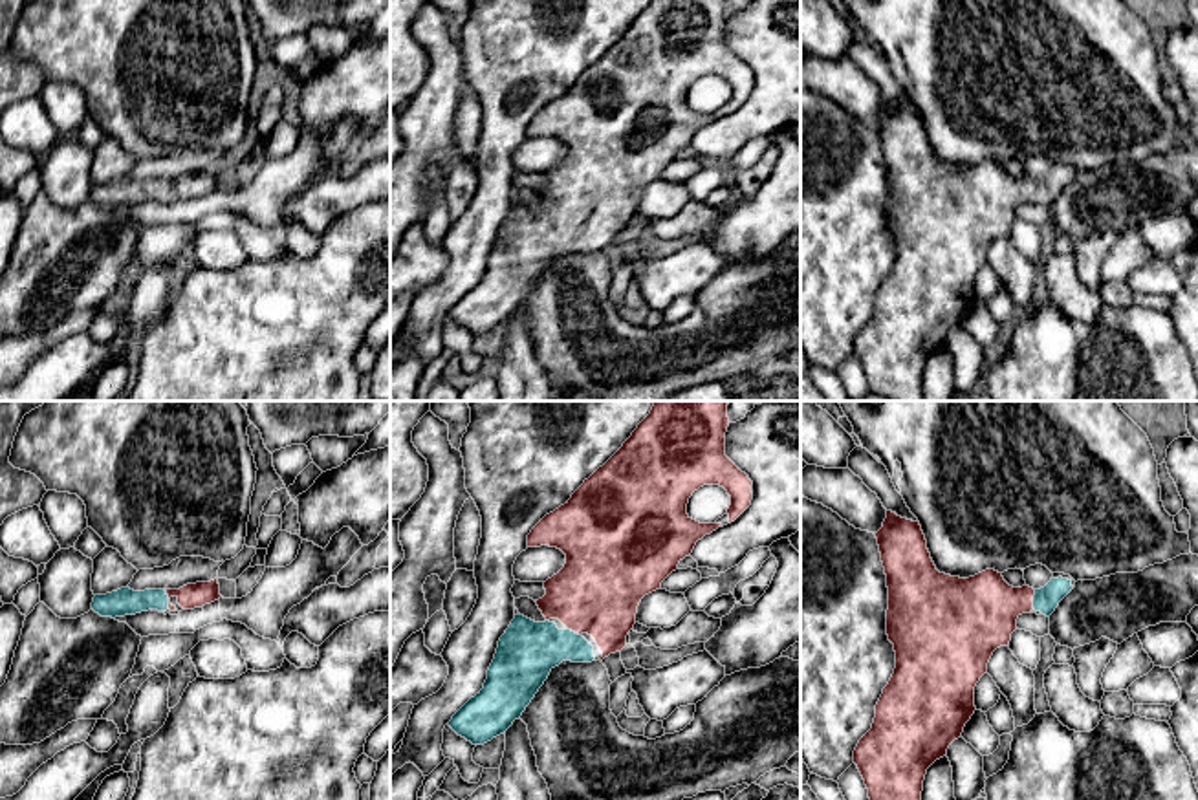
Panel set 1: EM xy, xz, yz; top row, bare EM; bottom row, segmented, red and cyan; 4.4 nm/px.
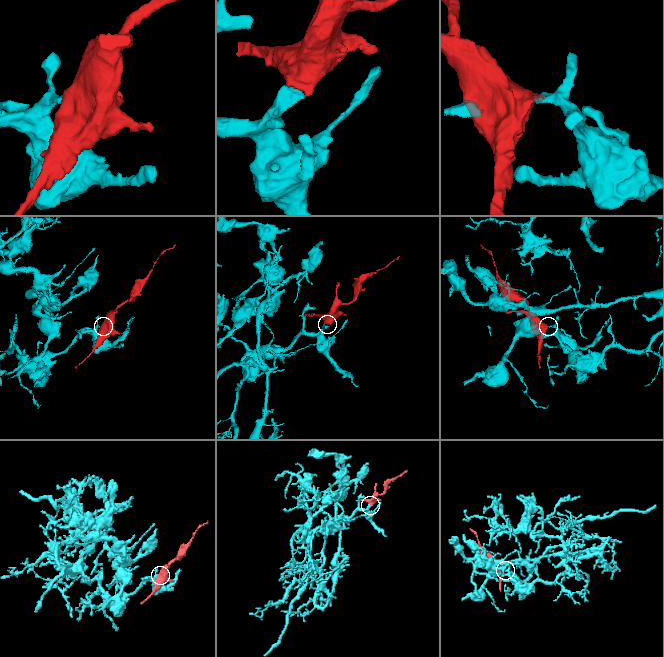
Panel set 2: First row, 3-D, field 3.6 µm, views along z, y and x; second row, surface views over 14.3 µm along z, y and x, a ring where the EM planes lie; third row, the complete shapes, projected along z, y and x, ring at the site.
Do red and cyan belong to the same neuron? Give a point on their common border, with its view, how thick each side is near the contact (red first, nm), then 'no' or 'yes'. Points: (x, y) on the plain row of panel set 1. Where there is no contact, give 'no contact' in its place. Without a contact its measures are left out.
xy (169, 189) | 110/120 nm | yes

